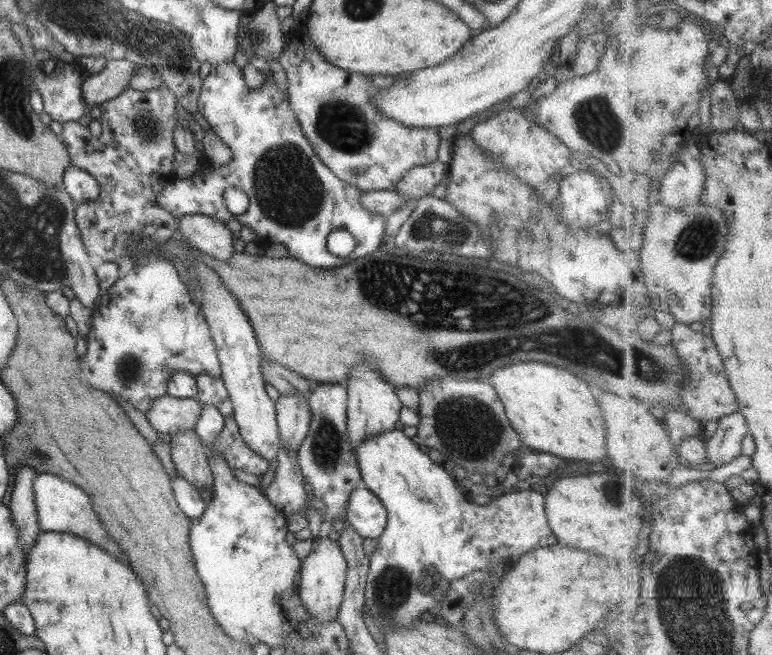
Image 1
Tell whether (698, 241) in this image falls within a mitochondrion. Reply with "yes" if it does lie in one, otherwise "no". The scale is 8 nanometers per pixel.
yes

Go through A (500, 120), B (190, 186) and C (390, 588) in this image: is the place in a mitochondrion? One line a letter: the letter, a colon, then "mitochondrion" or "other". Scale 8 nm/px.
A: other
B: other
C: mitochondrion

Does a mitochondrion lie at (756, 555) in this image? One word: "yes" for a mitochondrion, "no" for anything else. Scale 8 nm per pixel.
no

